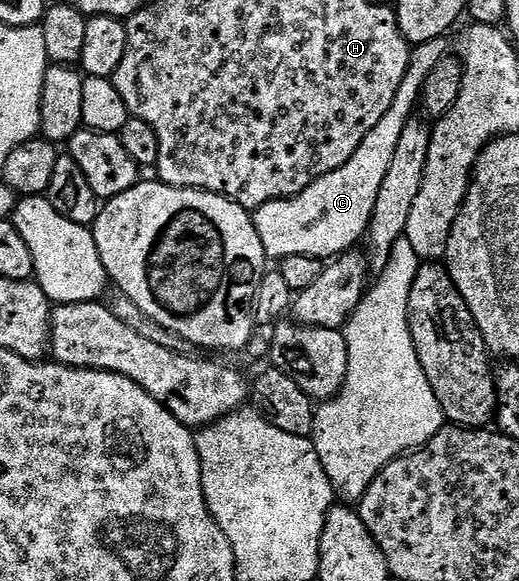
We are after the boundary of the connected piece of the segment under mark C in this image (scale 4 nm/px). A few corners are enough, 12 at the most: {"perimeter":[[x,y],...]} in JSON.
{"perimeter":[[443,38],[412,49],[393,108],[348,162],[254,211],[268,259],[360,245]]}

